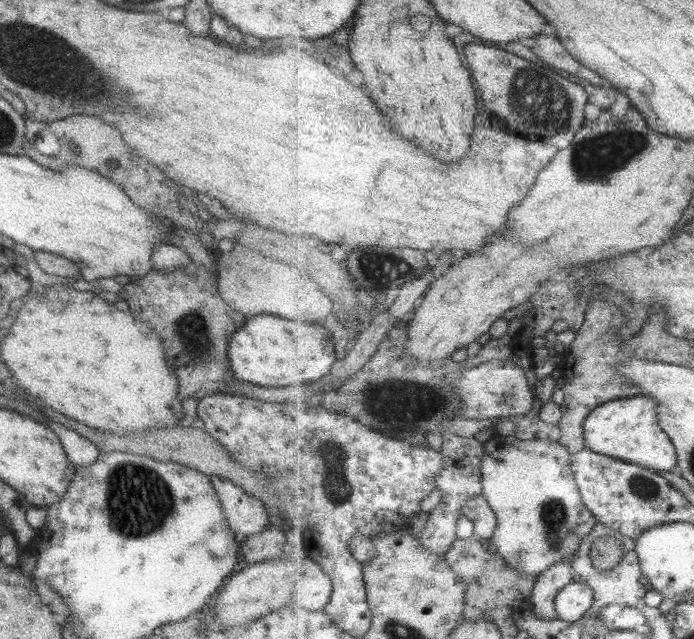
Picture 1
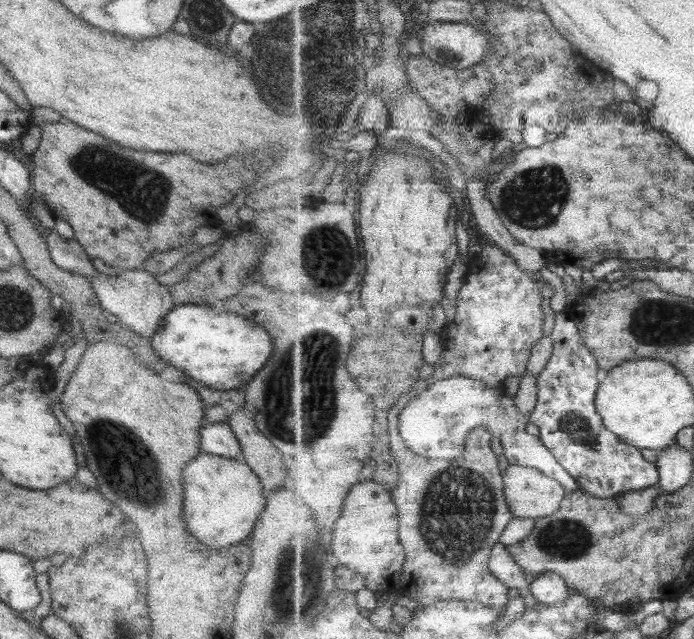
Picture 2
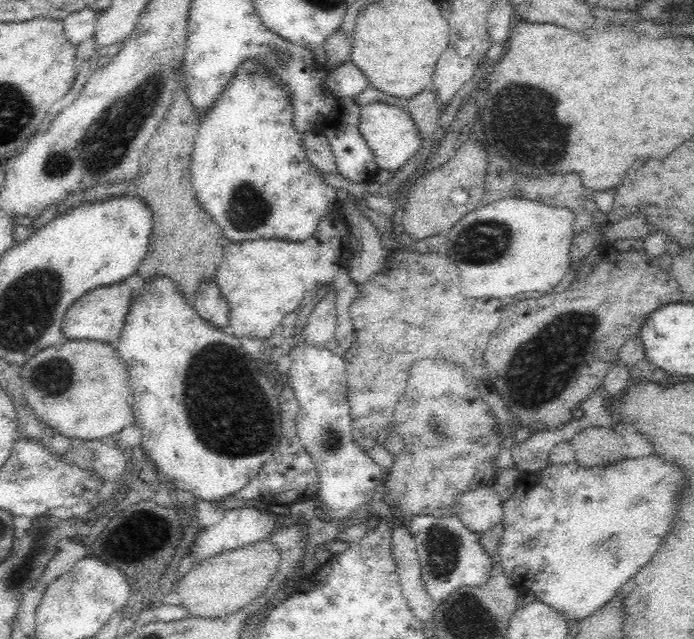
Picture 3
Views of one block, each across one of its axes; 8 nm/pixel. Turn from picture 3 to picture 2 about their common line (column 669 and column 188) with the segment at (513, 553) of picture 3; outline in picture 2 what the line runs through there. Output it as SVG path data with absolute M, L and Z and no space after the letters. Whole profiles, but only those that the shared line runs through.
M197 453L183 470L183 522L189 534L213 550L239 545L251 534L257 516L265 507L259 478L244 462L207 453Z

